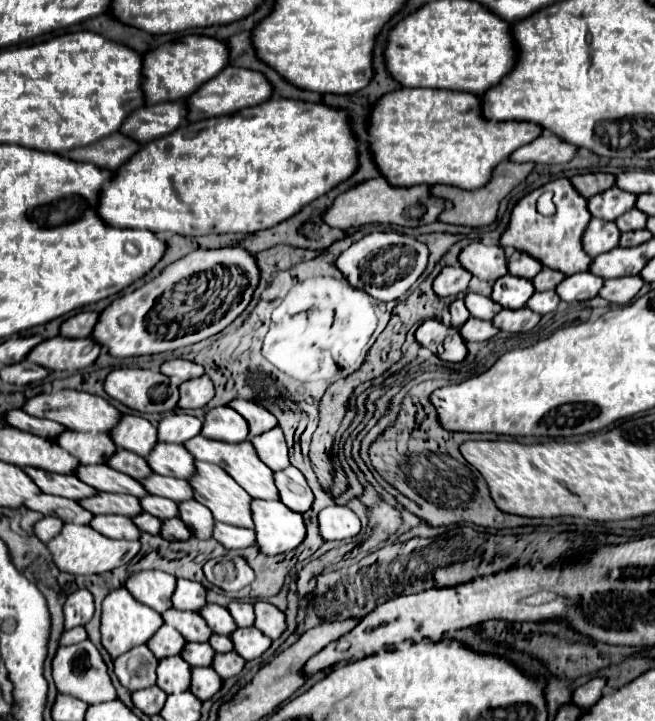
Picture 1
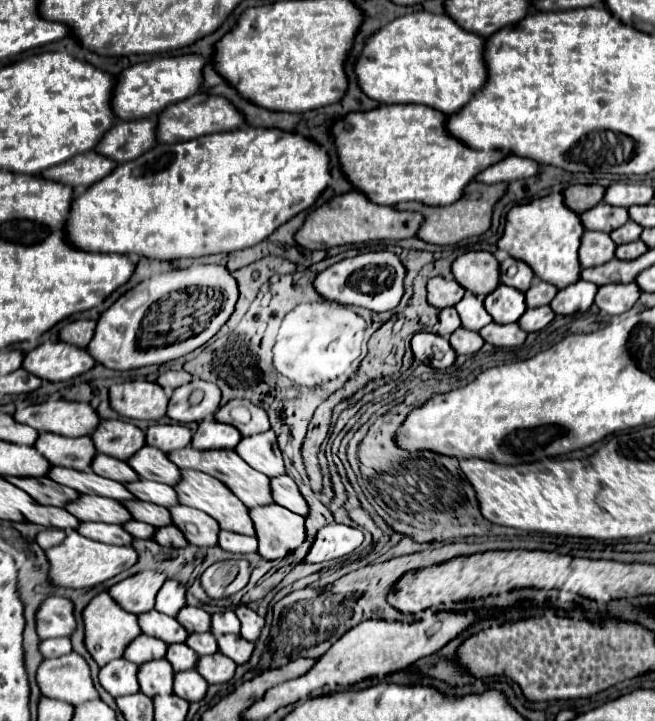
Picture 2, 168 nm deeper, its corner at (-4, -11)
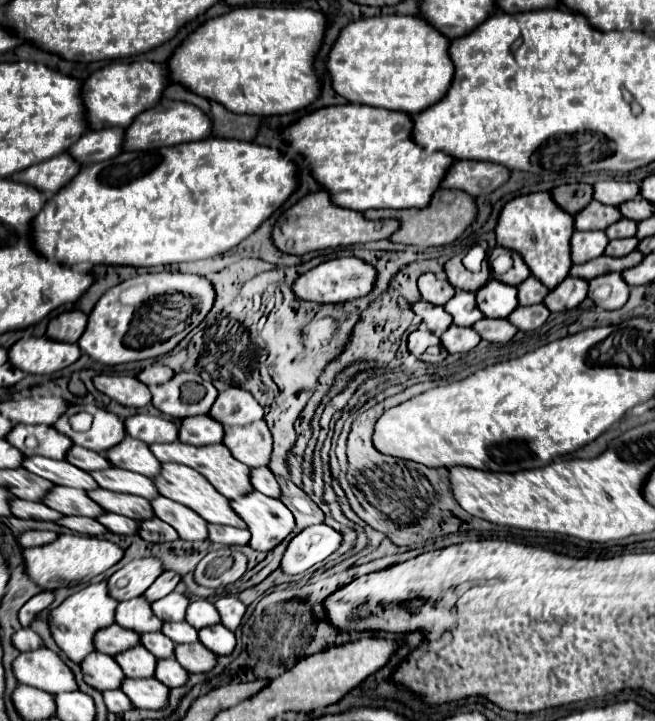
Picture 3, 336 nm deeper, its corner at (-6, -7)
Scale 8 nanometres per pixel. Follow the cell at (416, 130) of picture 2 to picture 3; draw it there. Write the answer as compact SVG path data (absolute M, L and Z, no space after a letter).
M333 105L305 115L299 123L287 129L285 139L297 147L309 161L313 177L331 193L333 203L339 207L349 207L355 211L367 209L407 209L425 207L431 203L431 195L439 189L439 179L443 171L455 163L453 155L443 151L427 151L411 139L413 117L403 115L403 111L383 111L367 105Z

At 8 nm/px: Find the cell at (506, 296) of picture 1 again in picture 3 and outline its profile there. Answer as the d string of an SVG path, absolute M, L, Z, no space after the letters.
M497 279L487 281L487 285L481 287L477 293L477 307L483 311L485 317L509 317L517 305L517 287L505 285Z

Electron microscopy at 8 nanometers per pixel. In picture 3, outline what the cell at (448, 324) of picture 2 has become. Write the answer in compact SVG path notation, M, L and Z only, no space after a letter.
M419 301L413 305L413 311L425 321L427 329L431 333L435 333L438 337L443 334L443 331L447 331L447 327L453 323L451 315L443 309L443 307L437 307L437 305L431 305L427 301Z

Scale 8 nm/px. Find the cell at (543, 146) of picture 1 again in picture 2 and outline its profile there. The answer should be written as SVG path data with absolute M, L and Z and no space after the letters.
M507 155L501 161L497 161L495 165L489 165L481 173L477 173L475 181L485 183L485 185L511 183L511 181L517 181L517 179L533 177L537 171L539 171L537 163L533 163L529 159L517 159L517 157Z

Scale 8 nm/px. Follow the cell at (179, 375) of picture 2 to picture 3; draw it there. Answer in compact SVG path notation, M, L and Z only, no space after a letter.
M151 365L151 367L145 367L137 377L139 377L145 385L153 387L153 385L163 385L163 383L167 383L173 375L175 375L175 371L169 369L169 367L165 367L165 365Z

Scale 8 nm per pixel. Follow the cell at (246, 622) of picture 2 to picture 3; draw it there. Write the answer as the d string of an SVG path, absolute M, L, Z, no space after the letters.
M221 597L219 601L215 601L215 607L221 615L221 623L229 631L235 631L241 625L245 611L247 611L247 607L237 597Z

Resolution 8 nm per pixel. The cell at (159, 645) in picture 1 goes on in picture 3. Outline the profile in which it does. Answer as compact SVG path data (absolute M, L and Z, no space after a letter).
M119 625L105 627L105 629L101 629L95 635L95 647L97 647L97 651L107 653L111 657L119 655L119 651L127 651L127 649L137 647L137 645L139 645L139 633L127 631L123 627L119 627Z

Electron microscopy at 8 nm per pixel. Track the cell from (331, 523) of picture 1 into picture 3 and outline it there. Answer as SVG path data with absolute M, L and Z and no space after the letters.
M325 523L311 525L291 539L281 561L281 569L287 575L297 575L309 569L311 565L327 559L331 553L339 549L341 543L343 535L333 527Z

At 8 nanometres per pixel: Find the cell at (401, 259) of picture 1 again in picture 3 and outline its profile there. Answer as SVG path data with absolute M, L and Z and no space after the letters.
M337 257L337 259L329 259L321 265L317 265L315 269L303 273L295 285L293 291L297 297L305 299L305 301L317 301L317 303L341 303L341 301L351 301L357 297L369 297L375 291L375 283L377 283L377 267L357 259L357 257Z

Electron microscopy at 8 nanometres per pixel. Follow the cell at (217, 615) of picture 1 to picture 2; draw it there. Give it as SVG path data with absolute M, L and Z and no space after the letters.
M191 605L181 607L179 613L177 613L177 621L179 621L189 633L193 633L193 631L197 631L197 633L209 631L209 613L205 613L205 611L199 609L199 607L191 607Z

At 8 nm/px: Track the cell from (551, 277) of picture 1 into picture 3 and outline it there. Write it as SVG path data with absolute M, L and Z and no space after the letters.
M533 275L529 279L525 279L517 289L519 289L519 305L543 303L543 299L549 293L549 289L539 279L535 279Z

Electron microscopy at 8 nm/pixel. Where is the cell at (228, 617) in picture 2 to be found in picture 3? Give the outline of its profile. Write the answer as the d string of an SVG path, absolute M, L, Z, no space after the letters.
M207 599L193 601L187 609L187 623L191 623L195 629L211 627L219 623L219 611L215 611L215 605L209 603Z

